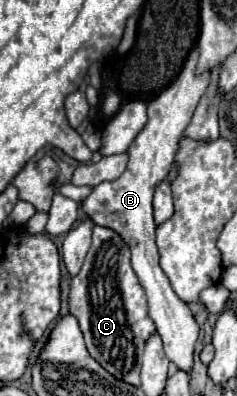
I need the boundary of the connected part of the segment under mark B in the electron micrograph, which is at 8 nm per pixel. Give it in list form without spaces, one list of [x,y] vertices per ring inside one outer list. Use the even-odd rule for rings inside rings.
[[[198,46],[192,48],[188,54],[188,60],[184,62],[184,68],[180,70],[180,76],[164,90],[160,96],[156,96],[148,104],[148,122],[142,128],[142,132],[136,136],[132,146],[128,148],[128,166],[124,174],[114,182],[102,182],[94,186],[92,194],[82,202],[84,212],[92,218],[94,224],[104,226],[120,234],[120,238],[130,246],[132,252],[132,268],[140,280],[140,286],[146,292],[150,318],[156,324],[158,334],[164,342],[164,352],[170,362],[178,366],[178,370],[190,374],[194,366],[194,346],[198,340],[198,324],[188,308],[186,302],[182,302],[172,286],[168,276],[164,276],[160,262],[158,262],[158,250],[156,250],[156,224],[152,218],[152,194],[158,182],[162,182],[168,172],[170,164],[174,160],[174,154],[178,150],[178,142],[184,136],[186,126],[192,120],[192,114],[196,110],[196,104],[200,102],[202,94],[206,92],[210,84],[210,72],[196,74],[196,62],[198,62]]]

